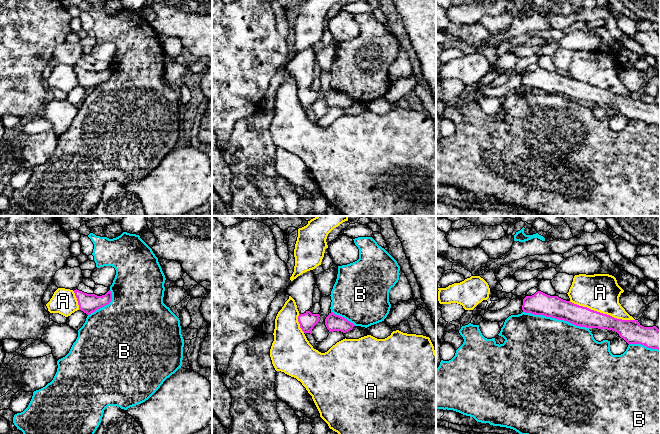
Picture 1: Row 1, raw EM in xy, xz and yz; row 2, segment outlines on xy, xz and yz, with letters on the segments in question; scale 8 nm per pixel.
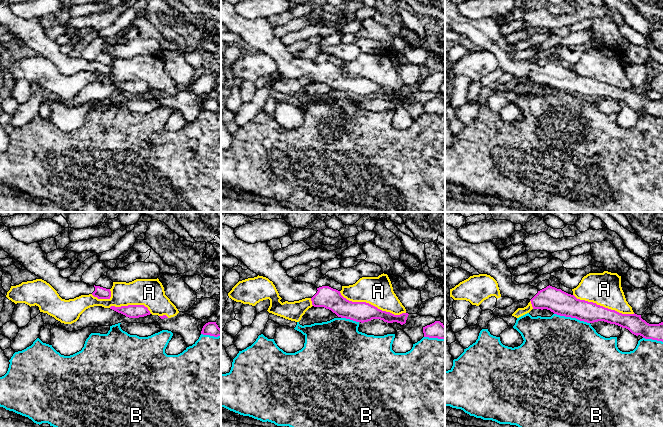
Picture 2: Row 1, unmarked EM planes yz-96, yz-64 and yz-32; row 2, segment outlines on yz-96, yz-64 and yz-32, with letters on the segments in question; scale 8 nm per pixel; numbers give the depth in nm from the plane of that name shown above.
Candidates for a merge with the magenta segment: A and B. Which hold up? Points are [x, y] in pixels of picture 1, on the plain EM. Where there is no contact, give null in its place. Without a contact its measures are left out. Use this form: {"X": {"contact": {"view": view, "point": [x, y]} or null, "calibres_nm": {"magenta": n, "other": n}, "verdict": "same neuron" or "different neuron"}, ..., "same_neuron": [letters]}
{"A": {"contact": {"view": "yz", "point": [602, 89]}, "calibres_nm": {"magenta": 160, "other": 300}, "verdict": "different neuron"}, "B": {"contact": {"view": "yz", "point": [556, 94]}, "calibres_nm": {"magenta": 180, "other": 500}, "verdict": "different neuron"}, "same_neuron": []}

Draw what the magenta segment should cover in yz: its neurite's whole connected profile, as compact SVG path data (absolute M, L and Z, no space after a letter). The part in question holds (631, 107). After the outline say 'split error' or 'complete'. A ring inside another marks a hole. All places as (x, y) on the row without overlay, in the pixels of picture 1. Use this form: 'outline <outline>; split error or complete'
outline M541 67L526 72L522 86L525 89L564 96L580 103L612 106L628 120L641 120L660 126L660 106L656 102L644 103L638 96L617 95Z; complete

